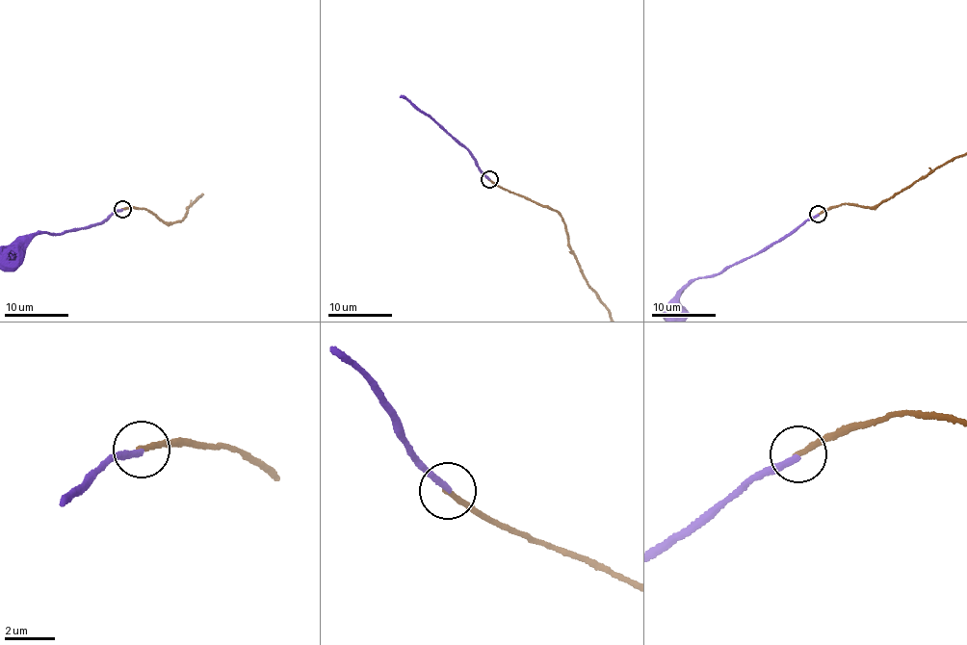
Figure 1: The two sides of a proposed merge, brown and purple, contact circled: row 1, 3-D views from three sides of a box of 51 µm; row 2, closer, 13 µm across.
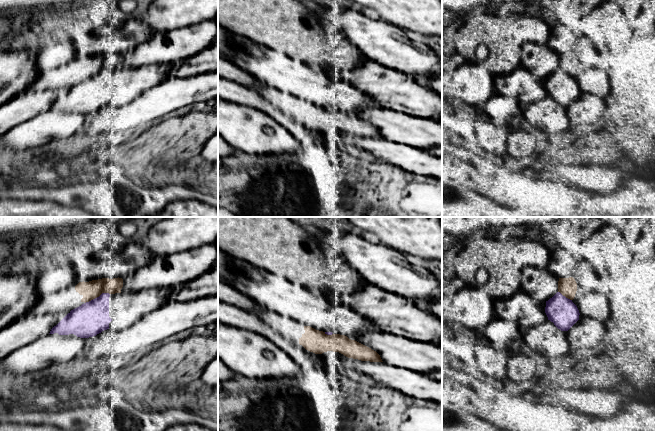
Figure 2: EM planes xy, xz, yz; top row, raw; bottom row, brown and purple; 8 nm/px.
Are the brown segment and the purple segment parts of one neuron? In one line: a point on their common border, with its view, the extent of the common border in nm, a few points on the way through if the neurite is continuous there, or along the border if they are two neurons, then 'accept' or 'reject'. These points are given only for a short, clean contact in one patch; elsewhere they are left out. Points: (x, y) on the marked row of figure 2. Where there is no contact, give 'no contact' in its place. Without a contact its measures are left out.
meets brown in xy at (97, 296); contact 220 nm long; reject

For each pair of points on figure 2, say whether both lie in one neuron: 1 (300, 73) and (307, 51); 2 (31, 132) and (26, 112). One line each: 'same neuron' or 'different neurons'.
1: different neurons
2: different neurons

